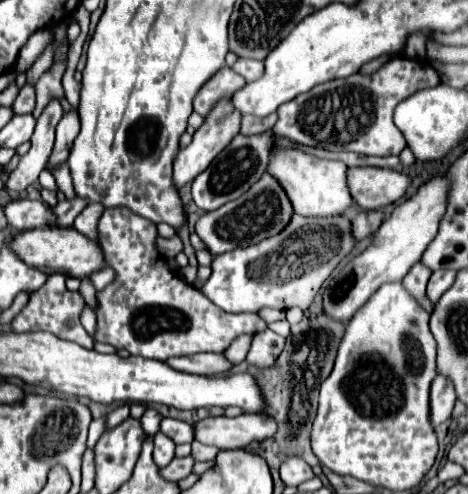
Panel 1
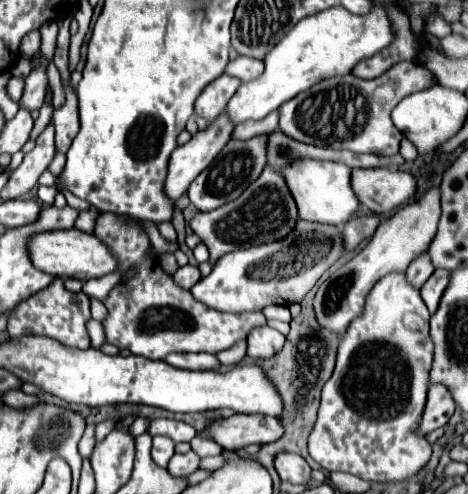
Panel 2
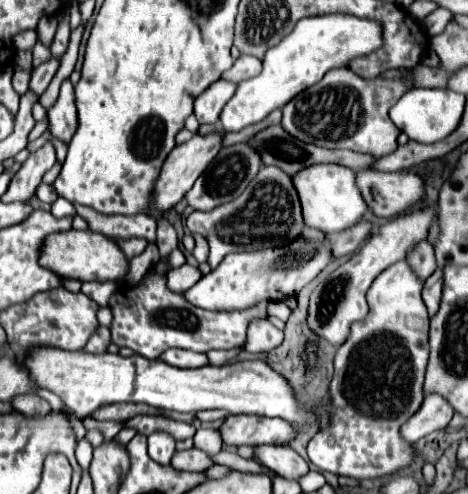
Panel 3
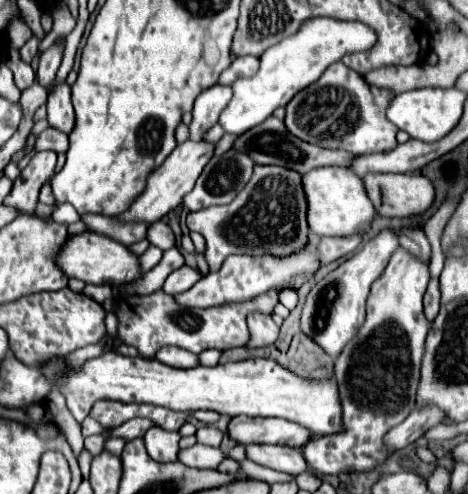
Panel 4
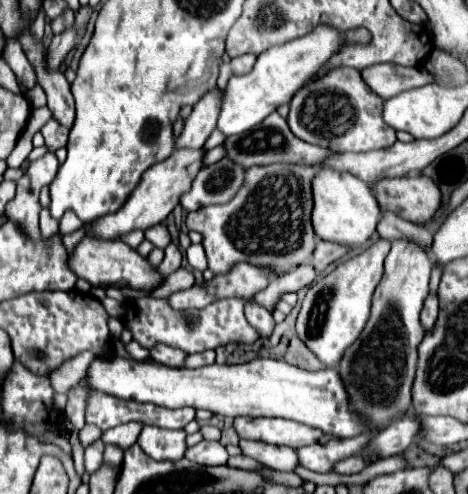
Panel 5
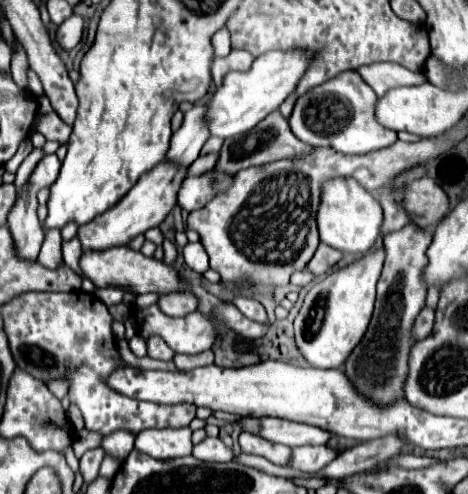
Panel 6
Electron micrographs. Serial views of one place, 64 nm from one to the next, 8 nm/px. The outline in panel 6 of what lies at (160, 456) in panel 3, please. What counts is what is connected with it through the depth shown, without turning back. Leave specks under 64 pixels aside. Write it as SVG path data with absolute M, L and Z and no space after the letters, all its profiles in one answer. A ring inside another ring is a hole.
M178 428L178 430L144 430L136 436L136 448L152 458L168 460L168 458L182 458L192 452L190 442L192 430Z

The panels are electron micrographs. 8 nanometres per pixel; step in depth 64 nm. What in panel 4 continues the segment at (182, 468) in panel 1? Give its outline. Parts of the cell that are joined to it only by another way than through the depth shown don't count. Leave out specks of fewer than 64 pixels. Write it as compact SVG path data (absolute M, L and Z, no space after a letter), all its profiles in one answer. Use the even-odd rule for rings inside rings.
M194 444L192 448L180 450L178 462L188 464L190 468L216 468L224 460L224 452L220 448Z

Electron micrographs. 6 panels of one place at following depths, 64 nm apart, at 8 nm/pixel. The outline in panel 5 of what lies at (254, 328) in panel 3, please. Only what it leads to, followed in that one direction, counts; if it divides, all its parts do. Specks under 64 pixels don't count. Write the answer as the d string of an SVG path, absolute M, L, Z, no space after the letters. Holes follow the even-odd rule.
M258 304L246 306L246 320L252 324L252 328L256 328L260 332L260 338L268 338L274 332L274 326L276 326L272 314Z

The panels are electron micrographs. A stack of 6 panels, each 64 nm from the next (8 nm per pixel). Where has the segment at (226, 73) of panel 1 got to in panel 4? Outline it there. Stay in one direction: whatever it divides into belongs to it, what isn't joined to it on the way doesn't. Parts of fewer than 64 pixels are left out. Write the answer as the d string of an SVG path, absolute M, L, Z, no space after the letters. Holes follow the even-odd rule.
M220 84L204 90L196 98L192 110L194 120L190 124L190 140L202 140L202 134L218 122L218 116L226 108L230 98L232 98L232 88Z

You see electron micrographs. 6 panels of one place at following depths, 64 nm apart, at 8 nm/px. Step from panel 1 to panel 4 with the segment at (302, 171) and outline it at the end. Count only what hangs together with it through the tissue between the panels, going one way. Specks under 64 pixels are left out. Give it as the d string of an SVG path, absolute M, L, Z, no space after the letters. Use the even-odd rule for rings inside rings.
M342 166L314 168L304 176L304 192L308 200L308 226L318 236L350 236L368 230L376 210L366 196L362 180Z

